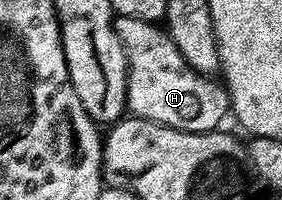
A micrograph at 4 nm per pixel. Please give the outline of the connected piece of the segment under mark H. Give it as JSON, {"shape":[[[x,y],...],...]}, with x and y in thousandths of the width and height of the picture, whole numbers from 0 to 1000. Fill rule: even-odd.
{"shape":[[[404,85],[408,165],[450,275],[450,535],[468,585],[539,600],[645,660],[759,660],[801,580],[812,580],[805,445],[773,395],[716,380],[628,250],[606,180],[560,115],[500,90]]]}

